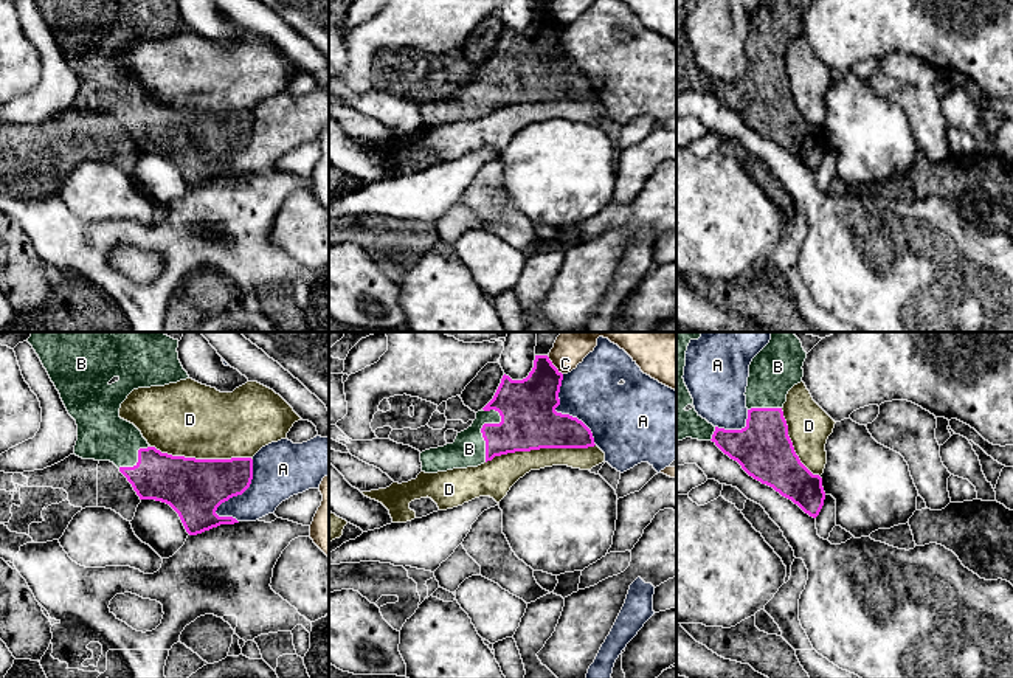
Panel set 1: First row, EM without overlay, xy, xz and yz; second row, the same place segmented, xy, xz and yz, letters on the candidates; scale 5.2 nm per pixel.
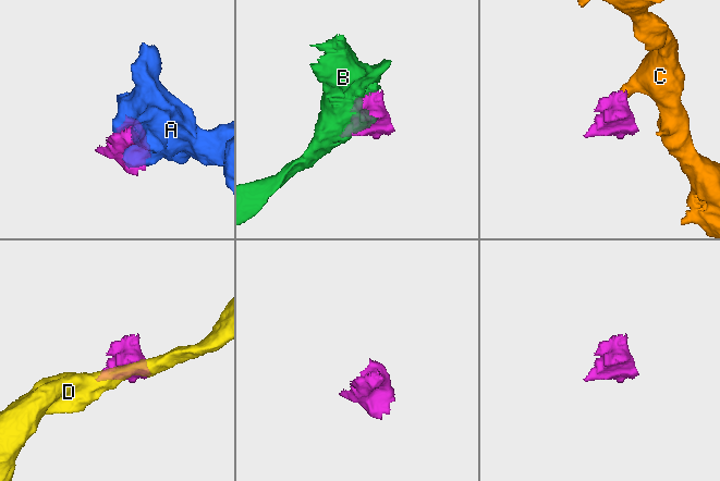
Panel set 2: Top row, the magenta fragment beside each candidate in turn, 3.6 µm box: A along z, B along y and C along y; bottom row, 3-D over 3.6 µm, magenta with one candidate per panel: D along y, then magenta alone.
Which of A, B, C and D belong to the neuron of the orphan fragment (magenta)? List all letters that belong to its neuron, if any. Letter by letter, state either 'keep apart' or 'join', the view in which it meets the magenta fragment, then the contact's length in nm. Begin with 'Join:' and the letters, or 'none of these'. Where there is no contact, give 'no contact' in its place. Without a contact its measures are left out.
Join: B
A: keep apart; contact in xy; length 360 nm
B: join; contact in xz; length 280 nm
C: keep apart; contact in xz; length 130 nm
D: keep apart; contact in xz; length 600 nm

